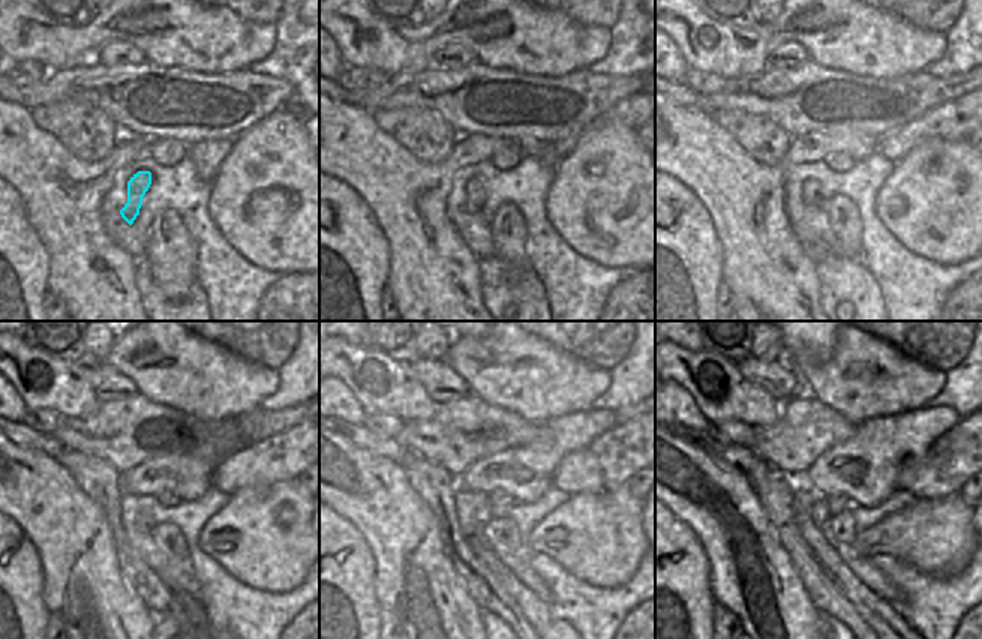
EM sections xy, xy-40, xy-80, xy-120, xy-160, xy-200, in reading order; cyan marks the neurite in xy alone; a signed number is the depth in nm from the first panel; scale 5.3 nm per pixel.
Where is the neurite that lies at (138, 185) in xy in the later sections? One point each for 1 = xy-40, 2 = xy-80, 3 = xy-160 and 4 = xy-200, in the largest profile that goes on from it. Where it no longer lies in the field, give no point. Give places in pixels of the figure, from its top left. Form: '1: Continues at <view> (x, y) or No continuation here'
1: Continues at xy-40 (474, 189)
2: Continues at xy-80 (810, 189)
3: Continues at xy-160 (483, 515)
4: Continues at xy-200 (820, 513).

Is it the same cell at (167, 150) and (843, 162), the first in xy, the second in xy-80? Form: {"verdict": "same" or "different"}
{"verdict": "same"}

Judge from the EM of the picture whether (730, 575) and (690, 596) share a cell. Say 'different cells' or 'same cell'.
different cells

